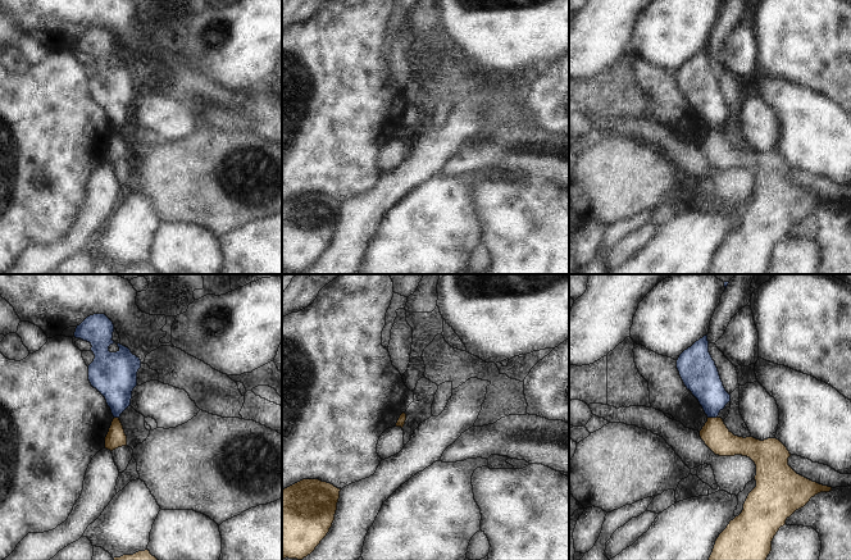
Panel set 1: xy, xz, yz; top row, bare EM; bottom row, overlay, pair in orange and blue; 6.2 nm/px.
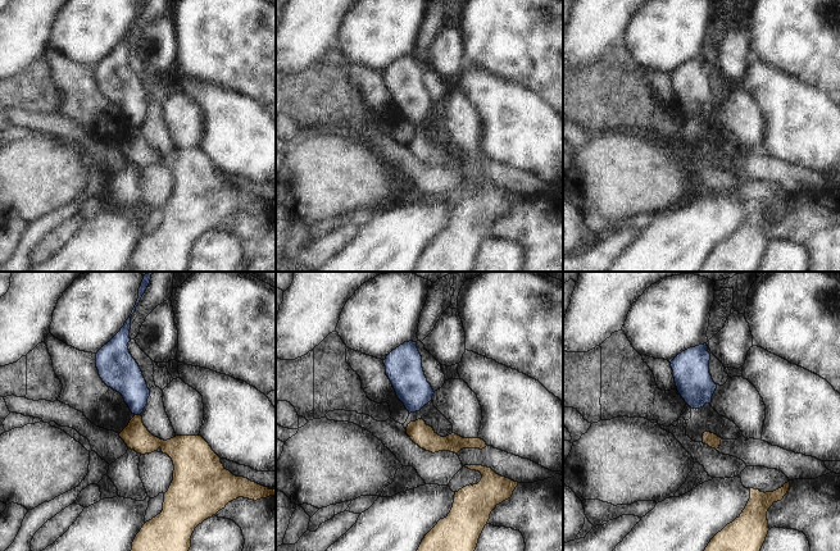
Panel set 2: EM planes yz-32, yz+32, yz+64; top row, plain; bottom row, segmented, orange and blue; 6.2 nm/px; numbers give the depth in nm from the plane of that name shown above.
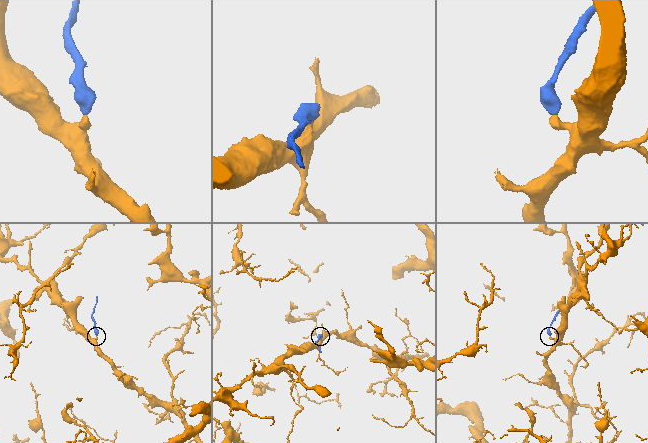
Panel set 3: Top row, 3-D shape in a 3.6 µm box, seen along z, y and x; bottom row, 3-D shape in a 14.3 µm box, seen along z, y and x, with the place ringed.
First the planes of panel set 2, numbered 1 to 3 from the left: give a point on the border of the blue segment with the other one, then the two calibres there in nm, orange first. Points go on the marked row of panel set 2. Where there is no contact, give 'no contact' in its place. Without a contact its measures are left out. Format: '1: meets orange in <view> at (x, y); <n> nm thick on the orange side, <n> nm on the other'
1: meets orange in yz-32 at (137, 415); 160 nm thick on the orange side, 200 nm on the other
2: no contact
3: no contact

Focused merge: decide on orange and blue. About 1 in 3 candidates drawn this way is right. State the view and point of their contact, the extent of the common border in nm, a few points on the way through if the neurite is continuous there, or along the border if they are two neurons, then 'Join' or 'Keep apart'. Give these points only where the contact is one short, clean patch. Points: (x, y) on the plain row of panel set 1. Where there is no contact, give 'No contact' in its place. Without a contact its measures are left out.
Touches orange at yz (711, 131). Shared border 70 nm. Boundary: yz (717, 128), (708, 131). Keep apart.

